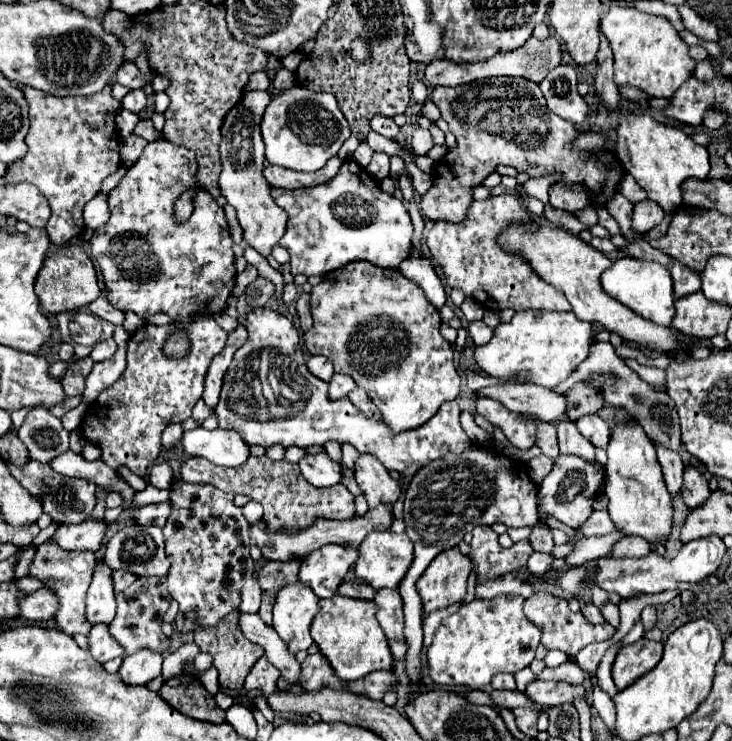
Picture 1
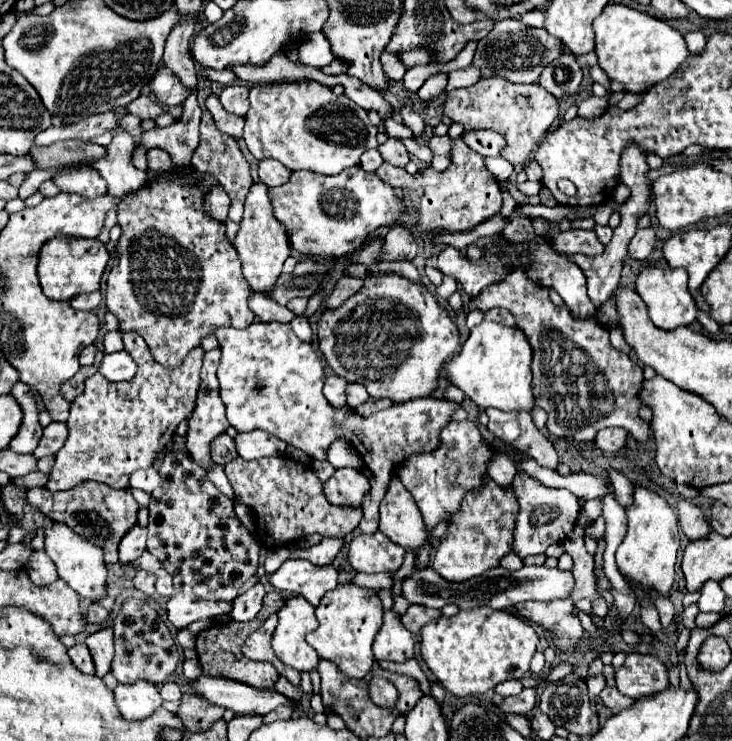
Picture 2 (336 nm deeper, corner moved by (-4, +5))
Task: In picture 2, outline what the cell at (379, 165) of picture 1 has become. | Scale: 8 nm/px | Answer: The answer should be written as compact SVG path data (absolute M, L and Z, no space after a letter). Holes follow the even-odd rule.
M388 139L384 145L378 145L378 151L382 155L382 159L394 167L406 167L410 163L410 153L408 149L396 141L396 139Z

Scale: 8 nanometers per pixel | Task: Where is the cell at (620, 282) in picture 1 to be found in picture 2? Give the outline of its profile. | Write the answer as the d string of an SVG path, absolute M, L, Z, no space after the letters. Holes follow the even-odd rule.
M644 267L636 279L636 289L642 301L648 307L648 315L652 323L660 329L672 331L678 327L688 327L696 321L696 301L688 291L688 273L686 269L660 269L660 267Z

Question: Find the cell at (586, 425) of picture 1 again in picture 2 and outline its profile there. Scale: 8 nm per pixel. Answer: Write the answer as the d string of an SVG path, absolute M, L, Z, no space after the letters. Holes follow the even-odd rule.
M608 427L596 435L594 443L602 451L620 451L626 445L626 435L628 435L628 431L622 427Z

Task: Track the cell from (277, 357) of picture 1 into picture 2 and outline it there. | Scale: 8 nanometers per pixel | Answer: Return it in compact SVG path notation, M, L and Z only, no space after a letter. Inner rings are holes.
M254 321L246 329L220 327L214 331L214 337L222 351L218 367L220 397L226 405L226 417L236 431L264 429L288 445L302 449L316 461L326 459L326 449L338 437L356 447L366 467L374 473L374 479L370 479L372 501L364 505L364 515L358 525L362 533L374 533L378 529L378 505L390 485L392 469L396 469L404 457L412 457L412 453L430 453L436 449L440 429L460 407L444 399L422 397L392 405L372 417L362 417L350 409L332 409L322 393L326 381L322 361L310 343L296 337L290 325Z

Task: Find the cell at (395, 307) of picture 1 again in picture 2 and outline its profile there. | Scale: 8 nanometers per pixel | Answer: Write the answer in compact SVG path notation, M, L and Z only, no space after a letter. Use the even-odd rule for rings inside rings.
M378 275L378 277L366 277L366 285L348 301L344 301L338 309L326 309L318 321L318 339L320 339L320 351L324 355L324 359L328 361L330 369L344 377L348 383L360 383L368 389L370 397L388 397L394 403L406 403L408 399L418 399L418 397L428 397L434 389L436 389L436 379L438 373L442 369L442 365L452 359L458 351L460 351L460 333L454 325L454 321L450 319L448 311L438 303L438 299L428 291L428 287L424 283L414 283L410 279L398 277L398 275Z

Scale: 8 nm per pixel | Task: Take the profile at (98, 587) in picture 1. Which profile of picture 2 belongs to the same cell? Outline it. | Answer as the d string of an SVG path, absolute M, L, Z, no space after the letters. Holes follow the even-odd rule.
M102 629L86 639L86 645L92 653L96 677L104 677L110 671L110 663L114 659L114 643L112 643L112 629Z

